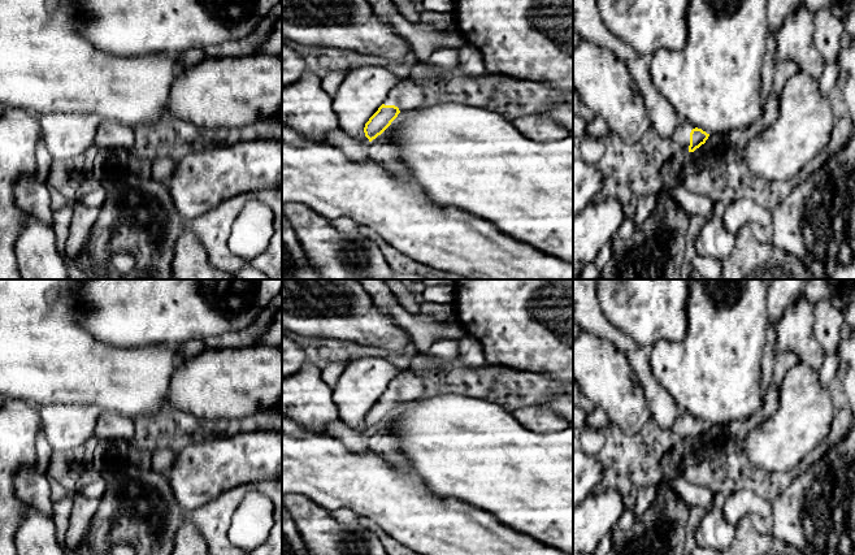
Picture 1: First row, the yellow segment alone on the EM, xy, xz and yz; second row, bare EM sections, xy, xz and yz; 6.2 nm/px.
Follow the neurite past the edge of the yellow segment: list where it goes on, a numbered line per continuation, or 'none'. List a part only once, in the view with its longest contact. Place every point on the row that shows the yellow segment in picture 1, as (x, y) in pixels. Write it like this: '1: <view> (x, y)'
1: yz (681, 137)

